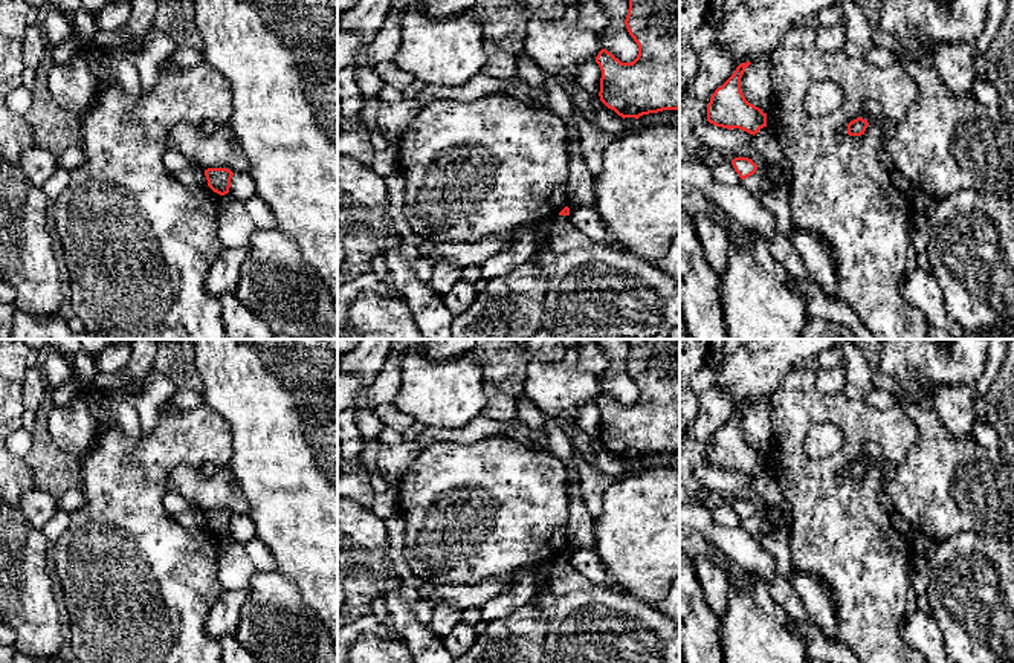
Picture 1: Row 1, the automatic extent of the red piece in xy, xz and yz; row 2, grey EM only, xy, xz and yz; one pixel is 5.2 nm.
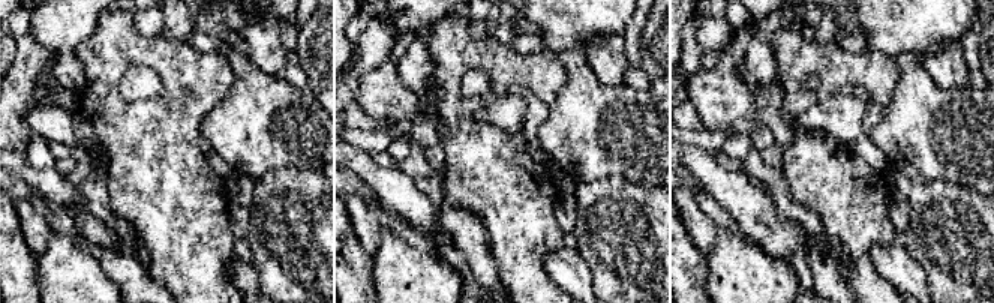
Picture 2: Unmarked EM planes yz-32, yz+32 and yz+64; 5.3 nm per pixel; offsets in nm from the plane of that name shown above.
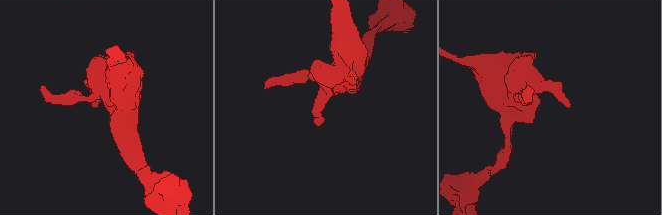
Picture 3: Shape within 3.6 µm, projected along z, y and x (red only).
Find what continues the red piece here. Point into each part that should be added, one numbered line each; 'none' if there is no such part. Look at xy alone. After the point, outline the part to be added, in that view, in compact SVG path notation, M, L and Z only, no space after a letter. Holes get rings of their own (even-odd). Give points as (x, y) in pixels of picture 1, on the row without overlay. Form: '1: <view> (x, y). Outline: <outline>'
none

